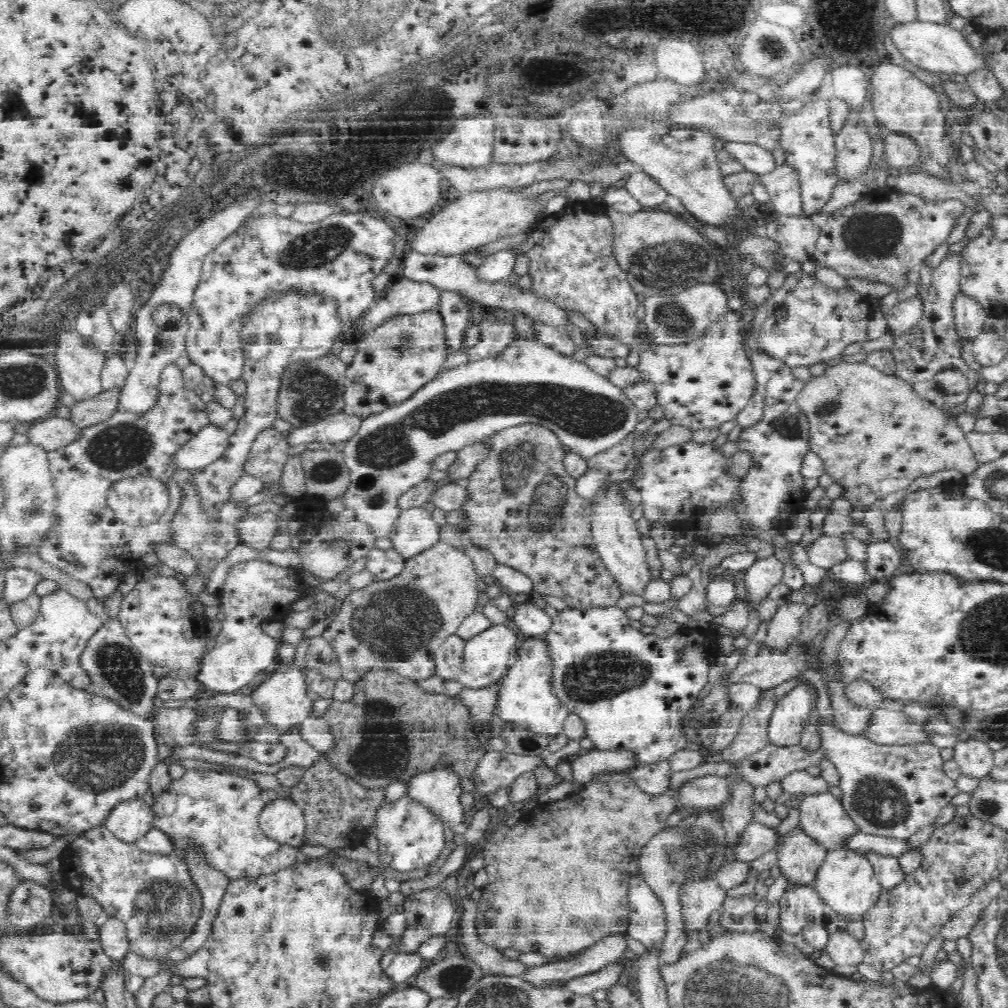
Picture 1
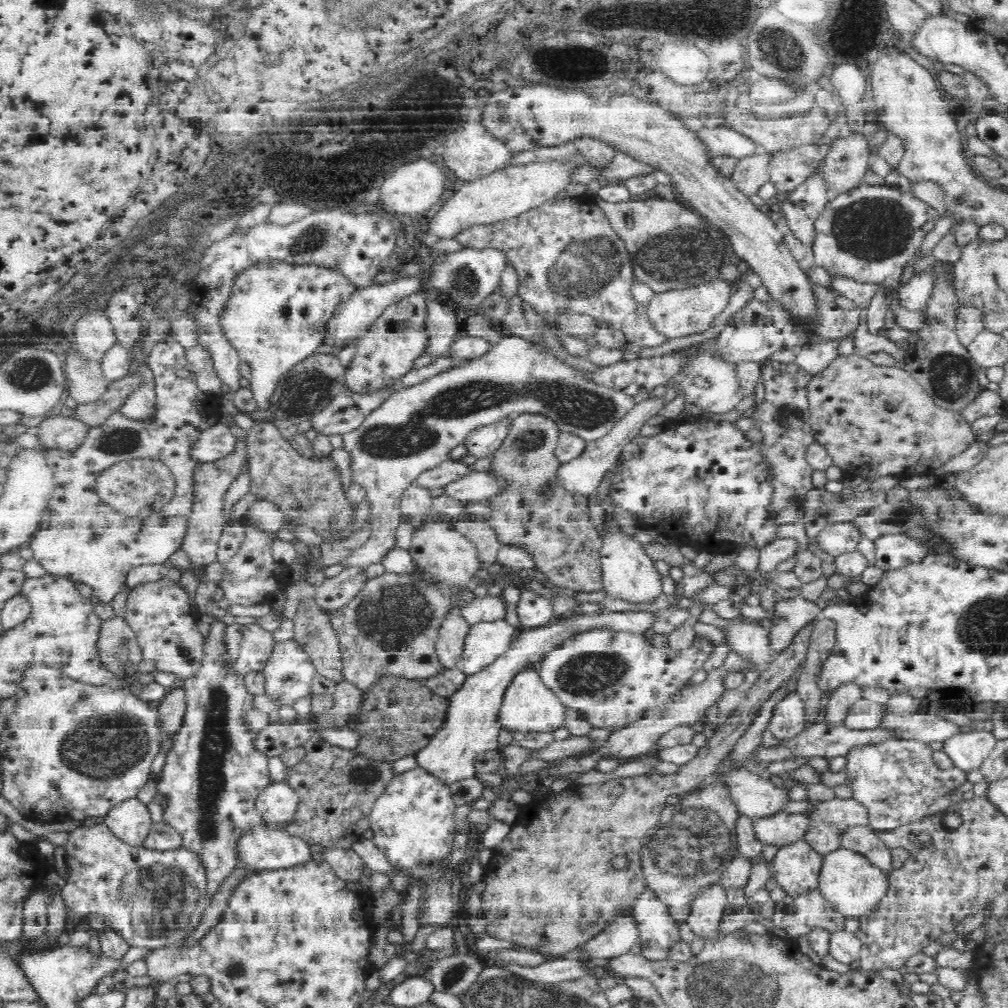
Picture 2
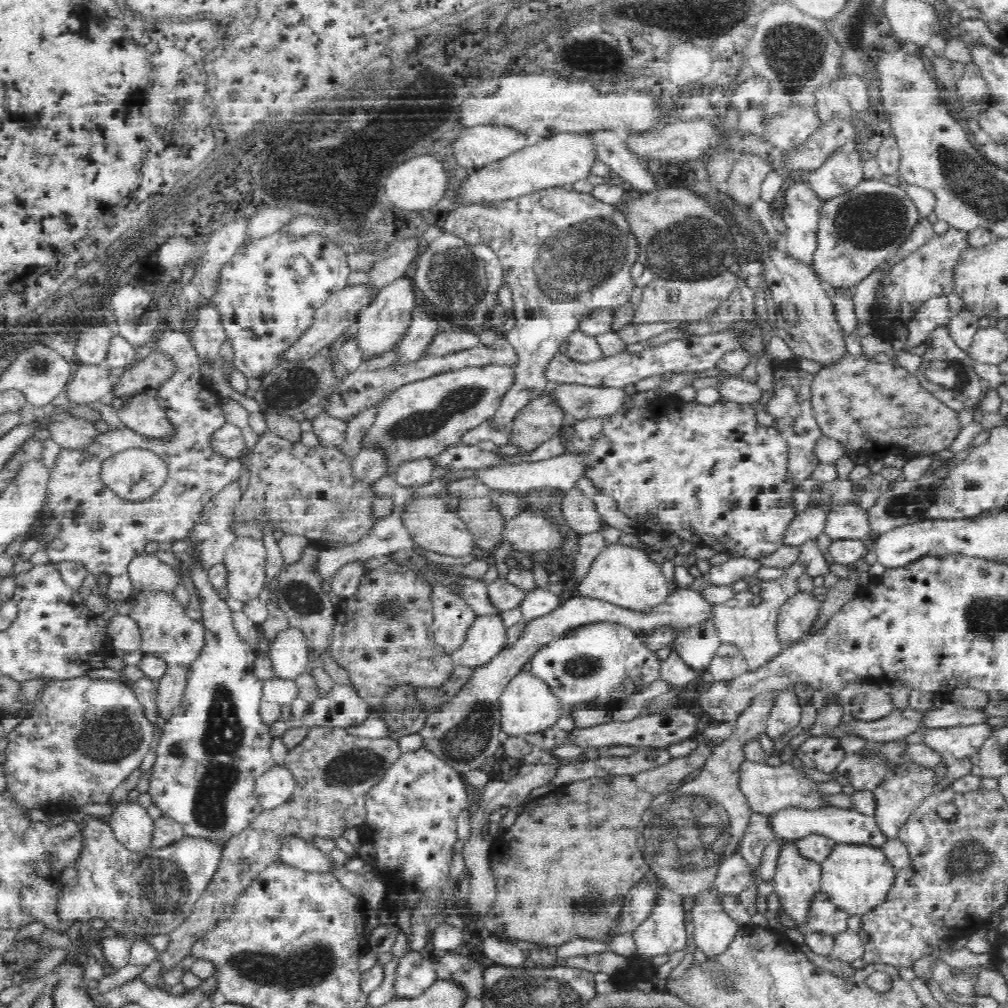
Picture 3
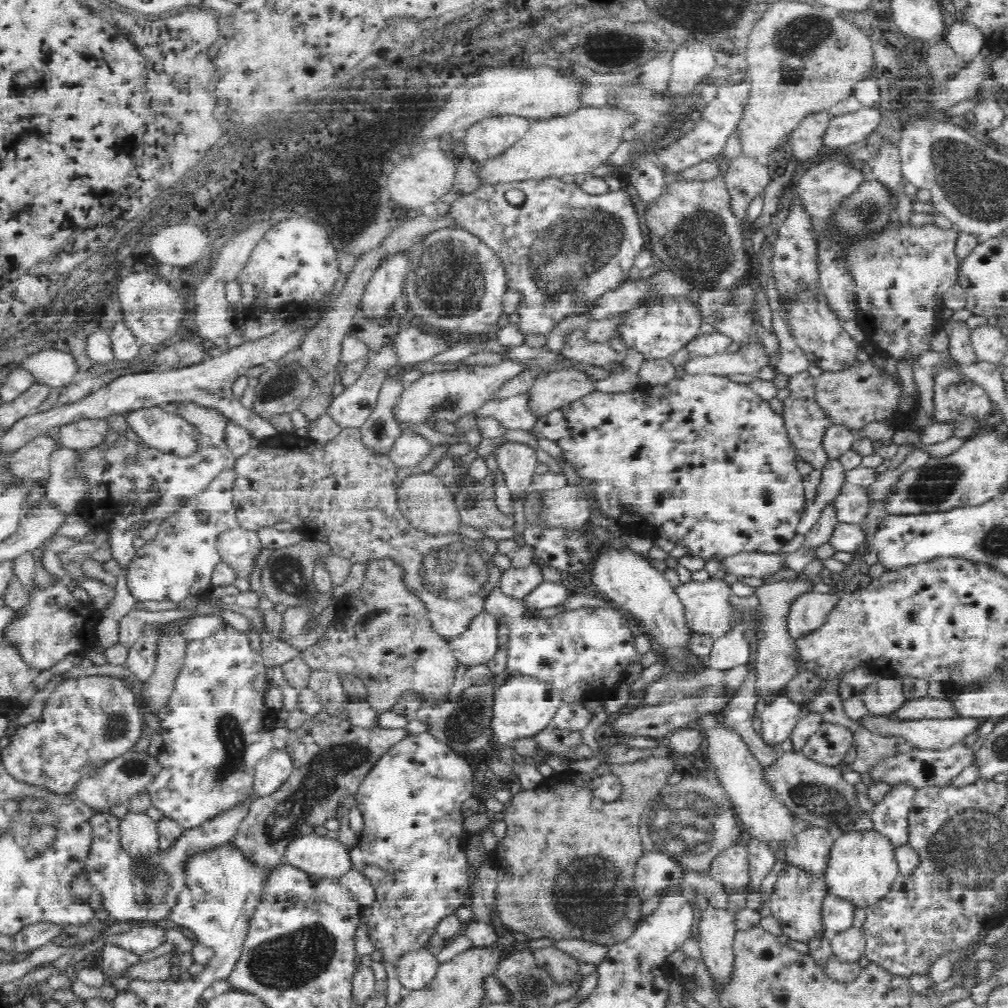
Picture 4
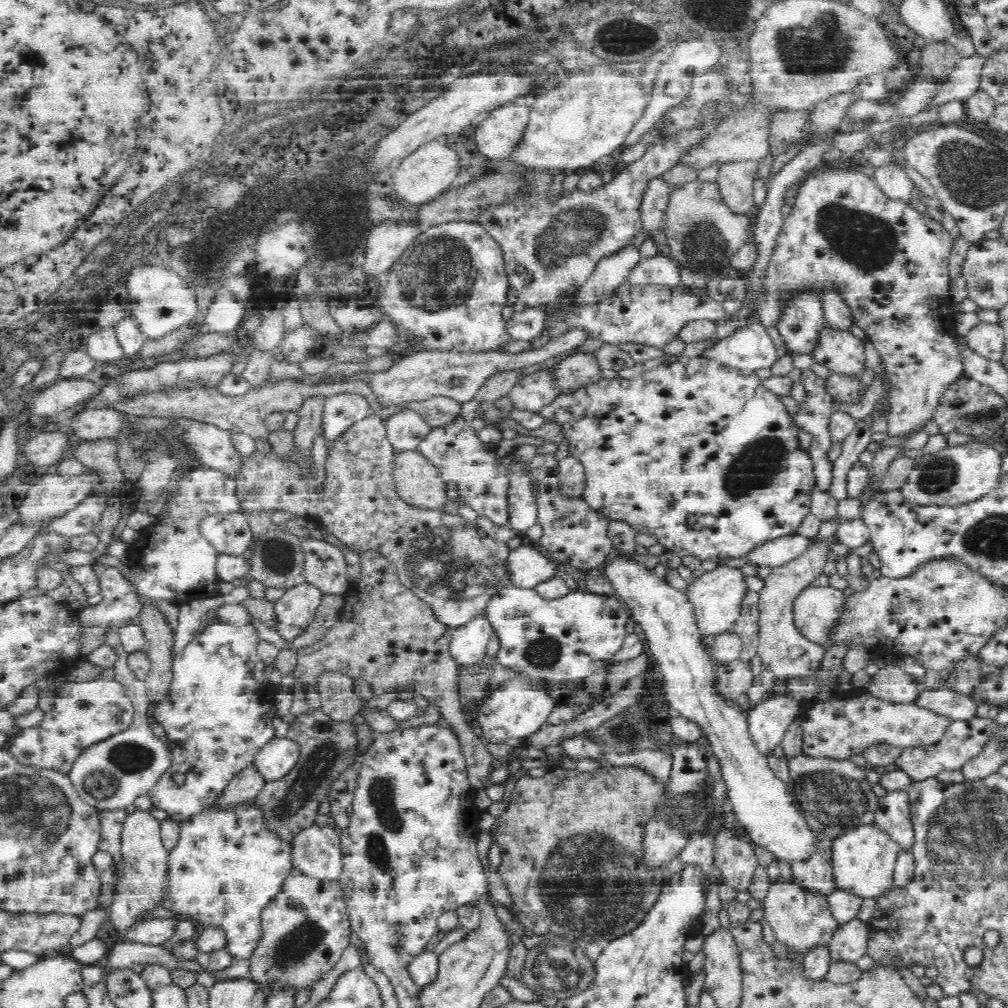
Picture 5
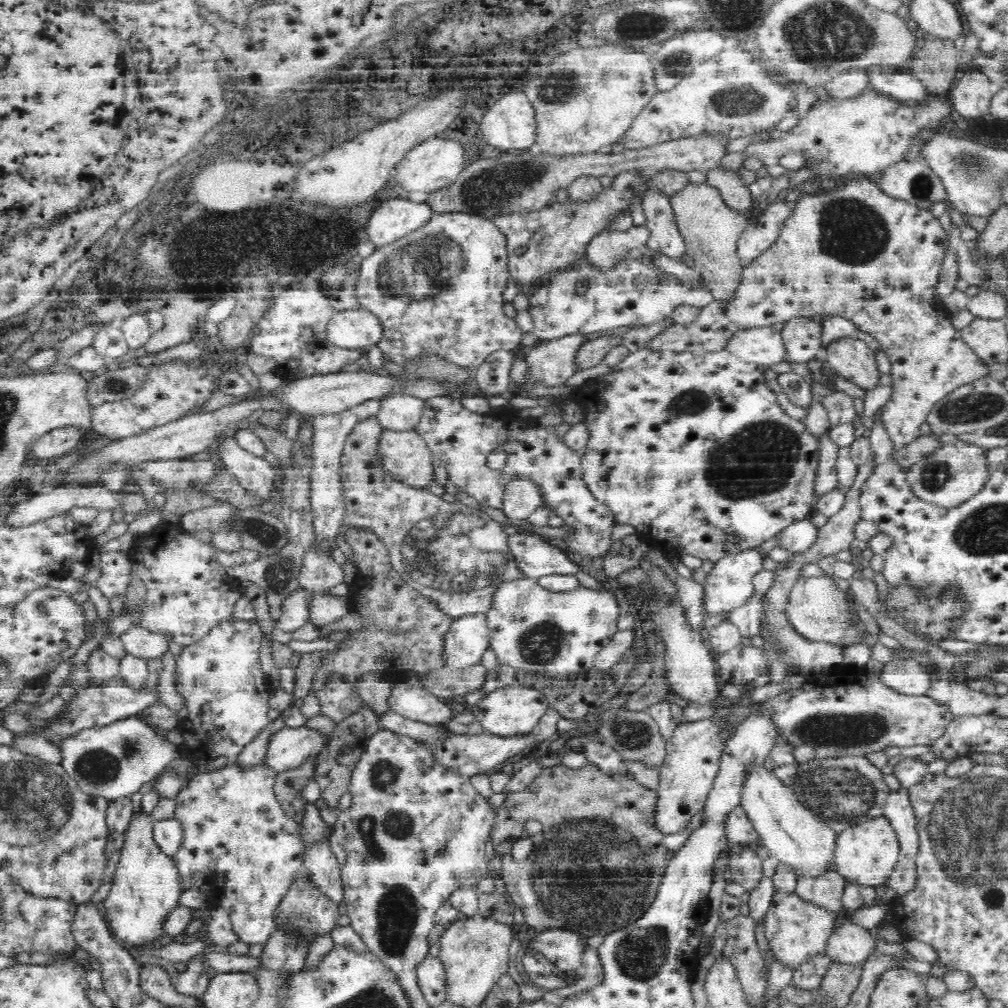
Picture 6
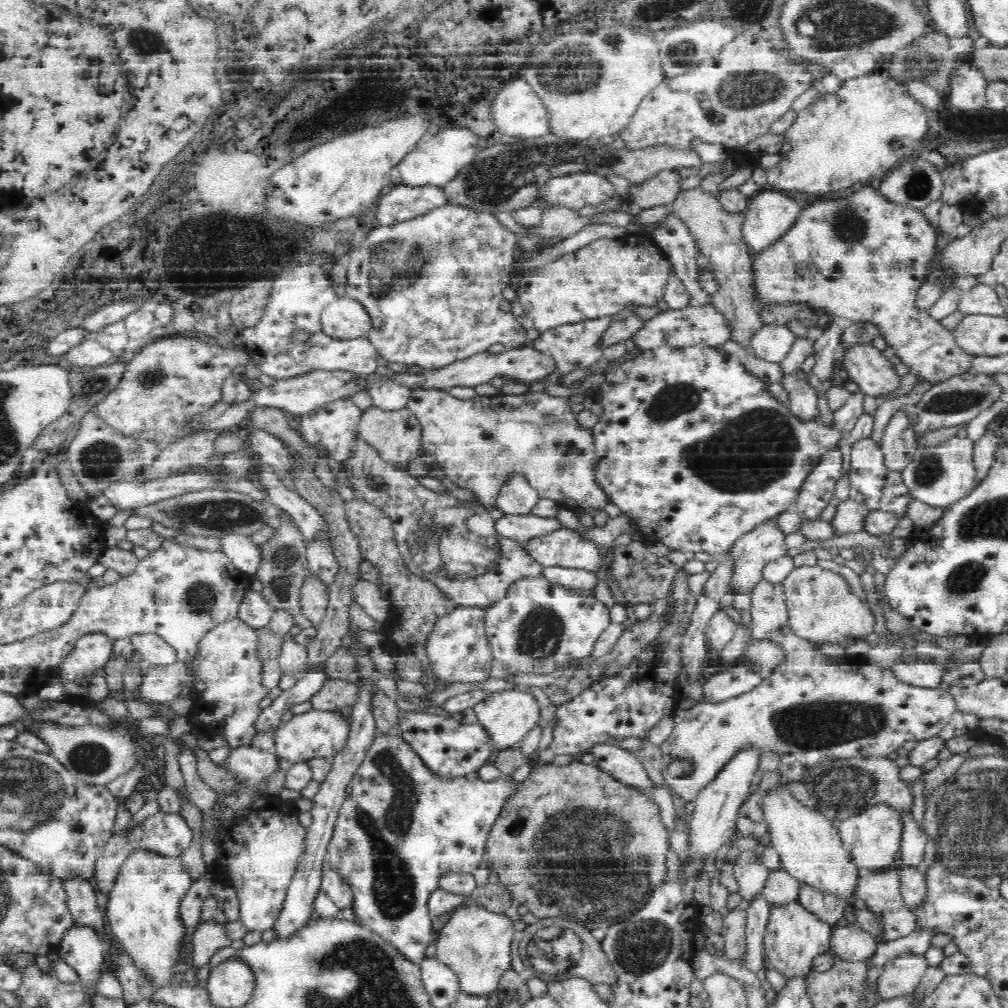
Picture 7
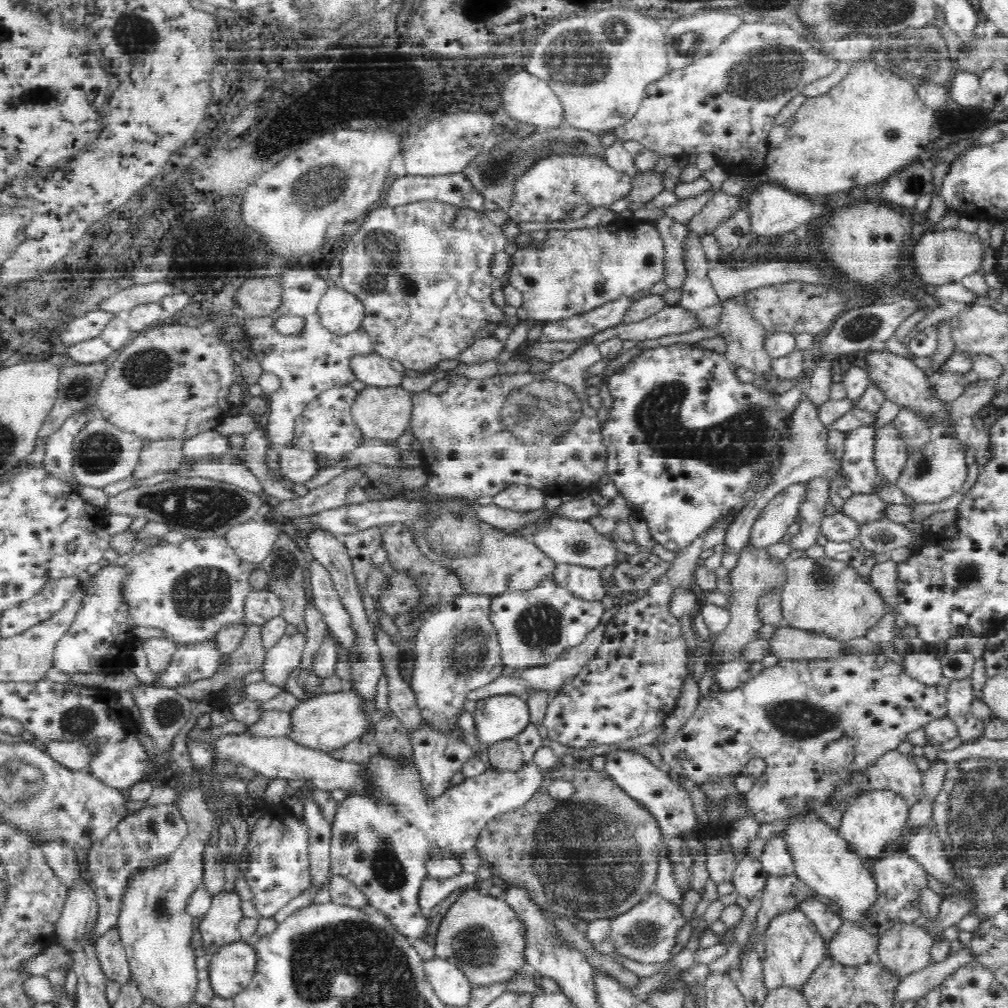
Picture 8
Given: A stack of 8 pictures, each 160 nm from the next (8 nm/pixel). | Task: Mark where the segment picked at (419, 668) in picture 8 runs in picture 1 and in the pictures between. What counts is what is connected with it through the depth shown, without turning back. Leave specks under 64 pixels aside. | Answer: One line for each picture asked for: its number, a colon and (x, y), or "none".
1: (487, 658)
2: (485, 643)
3: (486, 638)
4: (479, 644)
5: (469, 644)
6: (469, 638)
7: (459, 649)

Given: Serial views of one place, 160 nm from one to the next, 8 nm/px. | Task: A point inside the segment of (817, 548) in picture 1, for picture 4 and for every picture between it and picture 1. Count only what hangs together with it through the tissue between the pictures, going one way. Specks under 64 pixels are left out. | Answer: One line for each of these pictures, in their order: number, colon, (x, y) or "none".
2: (840, 538)
3: (849, 522)
4: (851, 506)

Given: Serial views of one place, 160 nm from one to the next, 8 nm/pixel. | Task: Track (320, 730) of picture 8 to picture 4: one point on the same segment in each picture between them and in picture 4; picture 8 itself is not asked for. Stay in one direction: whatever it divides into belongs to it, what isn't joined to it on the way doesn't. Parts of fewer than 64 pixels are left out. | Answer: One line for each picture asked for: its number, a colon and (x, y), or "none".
4: (273, 771)
5: (275, 760)
6: (289, 747)
7: (317, 734)

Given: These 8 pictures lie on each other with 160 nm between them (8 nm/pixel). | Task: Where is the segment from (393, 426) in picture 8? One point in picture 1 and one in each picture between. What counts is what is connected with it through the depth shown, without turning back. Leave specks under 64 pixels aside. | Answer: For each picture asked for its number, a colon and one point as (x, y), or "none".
1: (397, 626)
2: (391, 627)
3: (435, 527)
4: (426, 503)
5: (418, 483)
6: (406, 458)
7: (397, 437)

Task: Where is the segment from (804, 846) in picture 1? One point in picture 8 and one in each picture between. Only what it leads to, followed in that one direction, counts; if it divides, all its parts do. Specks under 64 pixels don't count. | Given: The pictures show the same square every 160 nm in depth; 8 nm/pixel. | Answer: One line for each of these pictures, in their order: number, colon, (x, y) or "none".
2: (797, 865)
3: (797, 881)
4: (797, 898)
5: (800, 918)
6: (795, 928)
7: (794, 936)
8: (794, 948)

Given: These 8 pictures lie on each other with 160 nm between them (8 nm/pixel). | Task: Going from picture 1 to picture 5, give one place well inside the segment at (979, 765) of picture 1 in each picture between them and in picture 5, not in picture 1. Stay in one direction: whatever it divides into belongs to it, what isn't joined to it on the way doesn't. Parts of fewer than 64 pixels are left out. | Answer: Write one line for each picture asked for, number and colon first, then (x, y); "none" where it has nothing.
2: (968, 750)
3: (957, 744)
4: (945, 734)
5: (837, 729)

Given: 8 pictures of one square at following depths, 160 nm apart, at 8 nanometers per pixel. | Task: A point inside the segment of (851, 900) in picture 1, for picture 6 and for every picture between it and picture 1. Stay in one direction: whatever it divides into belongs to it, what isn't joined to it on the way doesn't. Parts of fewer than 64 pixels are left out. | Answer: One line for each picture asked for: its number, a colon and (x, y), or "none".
2: (848, 883)
3: (855, 878)
4: (861, 869)
5: (864, 858)
6: (866, 854)

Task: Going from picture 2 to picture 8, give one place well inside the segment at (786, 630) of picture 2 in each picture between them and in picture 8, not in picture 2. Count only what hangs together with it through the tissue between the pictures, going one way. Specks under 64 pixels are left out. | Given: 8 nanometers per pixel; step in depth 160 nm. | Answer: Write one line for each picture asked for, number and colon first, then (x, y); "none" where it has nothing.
3: (796, 617)
4: (808, 611)
5: (815, 612)
6: (817, 608)
7: (821, 608)
8: (823, 597)

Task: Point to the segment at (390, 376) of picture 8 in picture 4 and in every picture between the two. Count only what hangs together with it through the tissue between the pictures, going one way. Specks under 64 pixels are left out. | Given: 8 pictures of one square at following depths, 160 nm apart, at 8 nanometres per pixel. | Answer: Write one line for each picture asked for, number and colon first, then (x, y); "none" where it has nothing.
4: (409, 451)
5: (406, 431)
6: (401, 414)
7: (391, 398)

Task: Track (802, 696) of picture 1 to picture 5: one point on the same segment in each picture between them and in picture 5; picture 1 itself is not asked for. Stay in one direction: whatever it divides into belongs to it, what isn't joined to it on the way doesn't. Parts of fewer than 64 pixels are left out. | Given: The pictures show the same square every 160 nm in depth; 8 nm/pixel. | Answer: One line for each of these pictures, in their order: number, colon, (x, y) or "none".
2: (788, 721)
3: (786, 712)
4: (781, 715)
5: (769, 722)

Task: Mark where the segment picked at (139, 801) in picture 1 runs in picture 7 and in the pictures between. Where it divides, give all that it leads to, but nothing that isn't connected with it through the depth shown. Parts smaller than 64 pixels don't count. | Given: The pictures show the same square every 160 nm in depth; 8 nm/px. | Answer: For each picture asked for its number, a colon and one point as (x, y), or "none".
2: (130, 821)
3: (130, 822)
4: (138, 834)
5: (145, 857)
6: (146, 887)
7: (142, 908)

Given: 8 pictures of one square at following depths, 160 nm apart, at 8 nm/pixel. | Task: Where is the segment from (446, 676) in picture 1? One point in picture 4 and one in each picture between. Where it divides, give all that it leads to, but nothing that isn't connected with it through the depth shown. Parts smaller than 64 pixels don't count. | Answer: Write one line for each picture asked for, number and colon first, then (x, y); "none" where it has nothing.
2: (449, 648)
3: (452, 617)
4: (337, 493)

